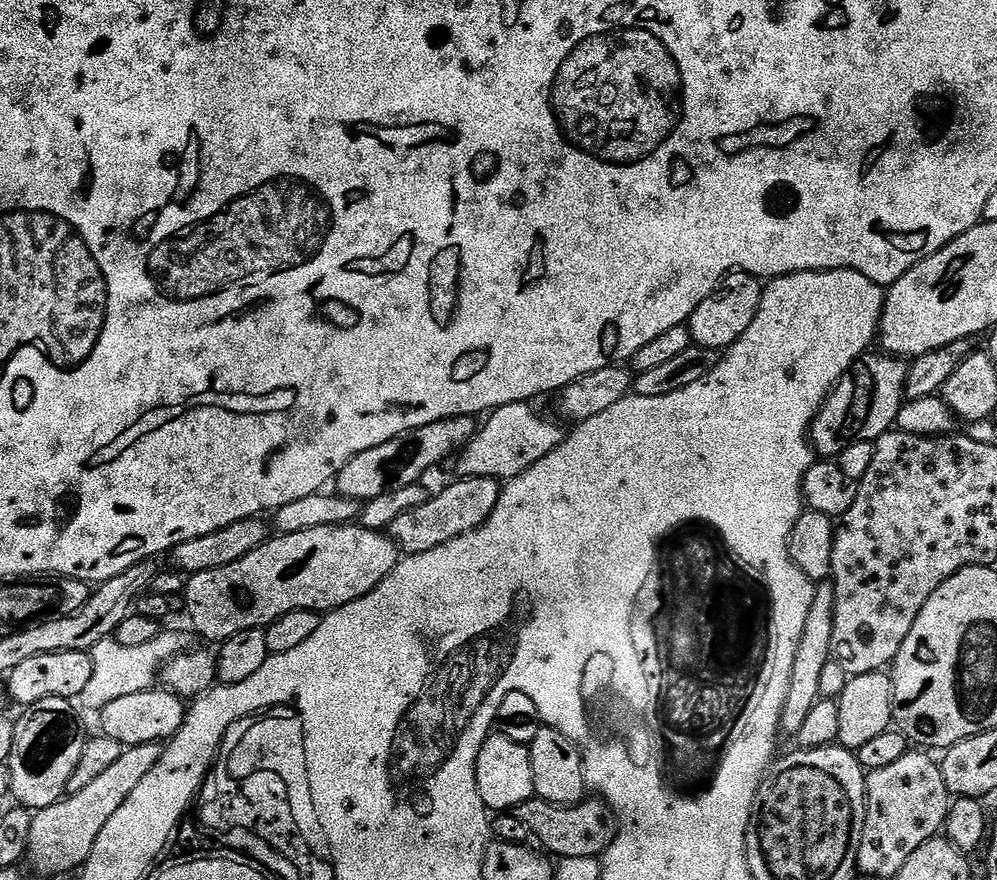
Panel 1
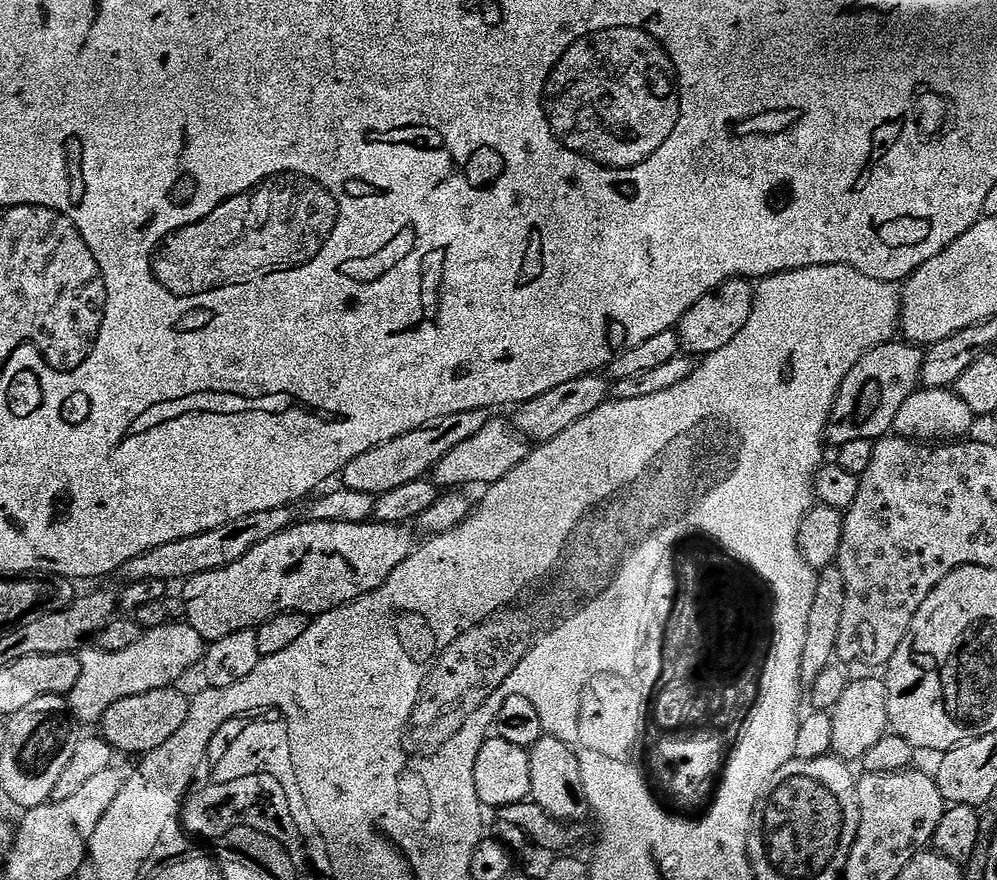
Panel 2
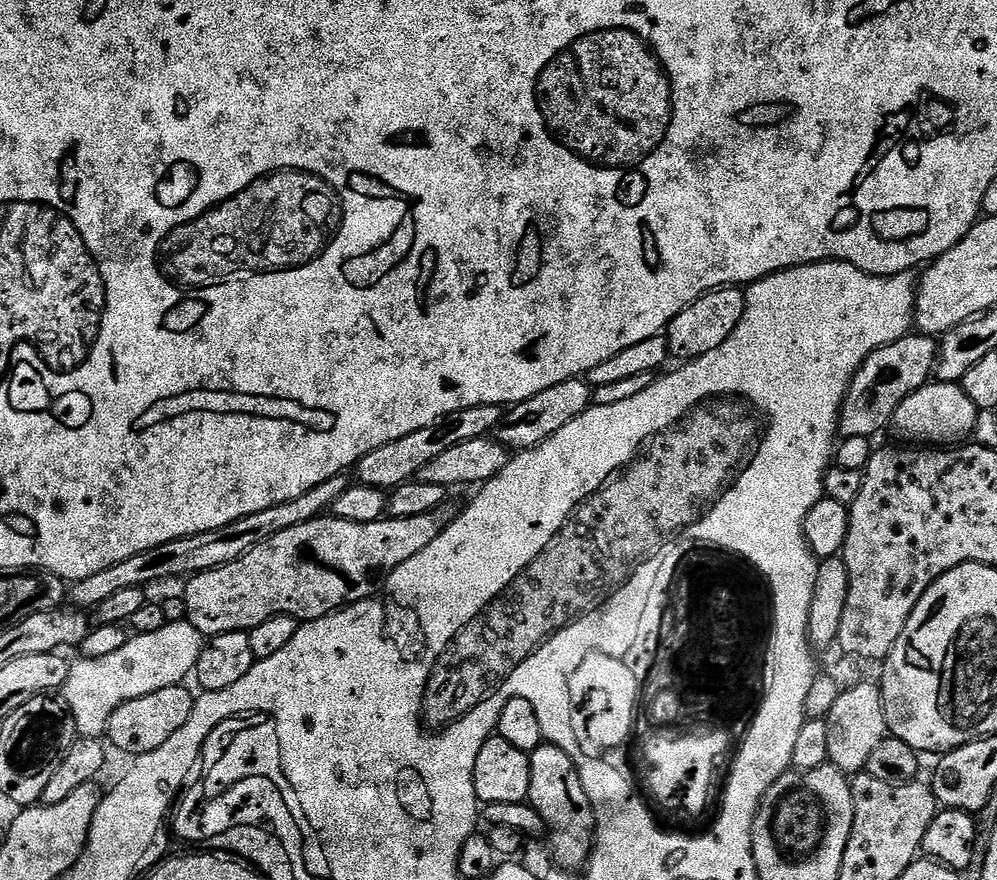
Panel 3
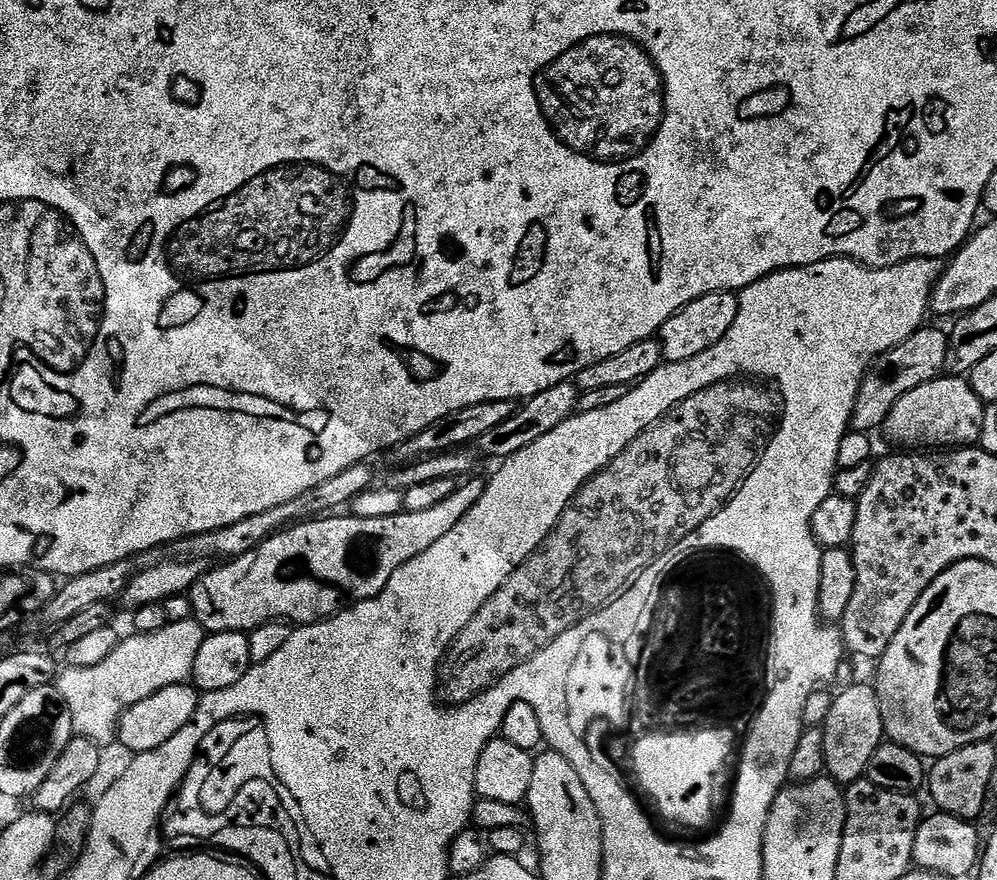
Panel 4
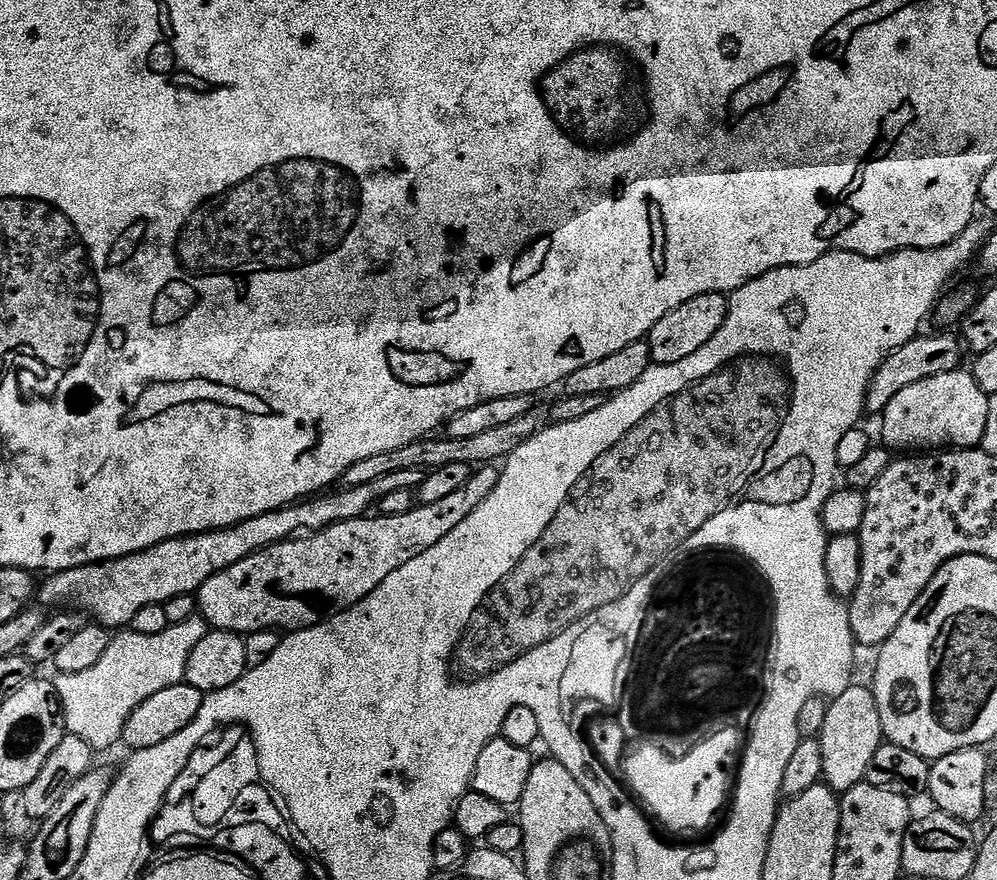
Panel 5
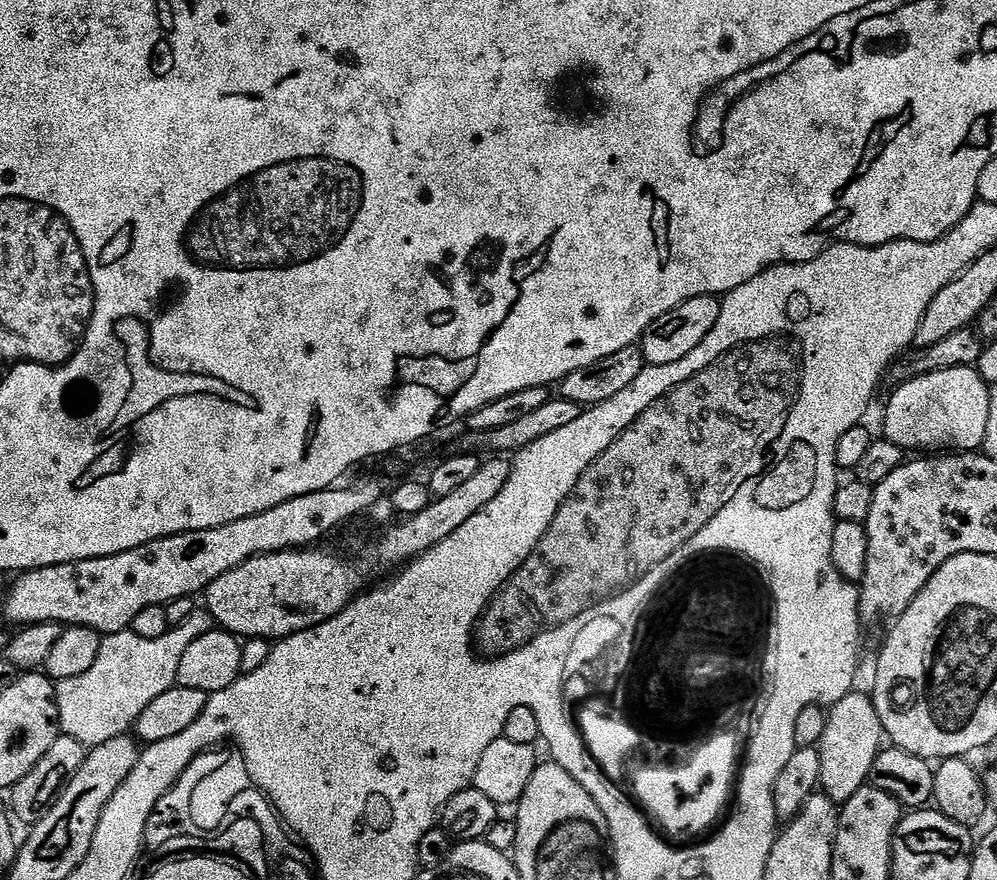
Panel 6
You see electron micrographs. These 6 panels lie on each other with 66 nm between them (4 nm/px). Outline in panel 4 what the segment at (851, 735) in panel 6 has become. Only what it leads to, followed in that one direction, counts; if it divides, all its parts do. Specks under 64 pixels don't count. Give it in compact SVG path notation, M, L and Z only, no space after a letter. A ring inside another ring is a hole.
M871 683L850 685L841 696L837 695L833 699L830 714L822 727L826 742L824 767L827 775L841 786L865 779L870 758L874 758L874 750L878 750L878 746L886 740L875 687Z

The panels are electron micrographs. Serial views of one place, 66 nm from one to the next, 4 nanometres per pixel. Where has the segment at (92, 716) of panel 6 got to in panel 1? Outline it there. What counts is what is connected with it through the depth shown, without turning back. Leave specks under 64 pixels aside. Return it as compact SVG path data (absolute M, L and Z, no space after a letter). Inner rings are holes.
M161 631L150 642L143 646L122 646L114 638L98 642L92 647L92 666L90 682L86 682L86 688L82 690L79 699L88 708L99 710L110 706L117 698L126 698L126 694L138 694L149 691L152 684L157 683L162 669L168 661L174 659L185 651L186 644L176 632Z

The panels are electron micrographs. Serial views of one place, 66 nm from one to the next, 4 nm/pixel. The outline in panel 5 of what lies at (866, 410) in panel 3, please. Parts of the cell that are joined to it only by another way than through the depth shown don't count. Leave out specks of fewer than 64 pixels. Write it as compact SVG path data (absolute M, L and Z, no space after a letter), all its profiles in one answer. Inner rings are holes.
M940 330L937 336L924 336L918 334L910 342L906 342L906 346L902 346L898 350L894 350L894 354L890 354L882 362L880 369L874 374L874 378L868 387L868 403L866 405L869 413L884 413L887 404L900 390L905 390L908 386L913 386L916 382L922 382L934 375L946 374L948 371L959 369L964 363L966 357L966 349L959 335L953 334L951 331Z

